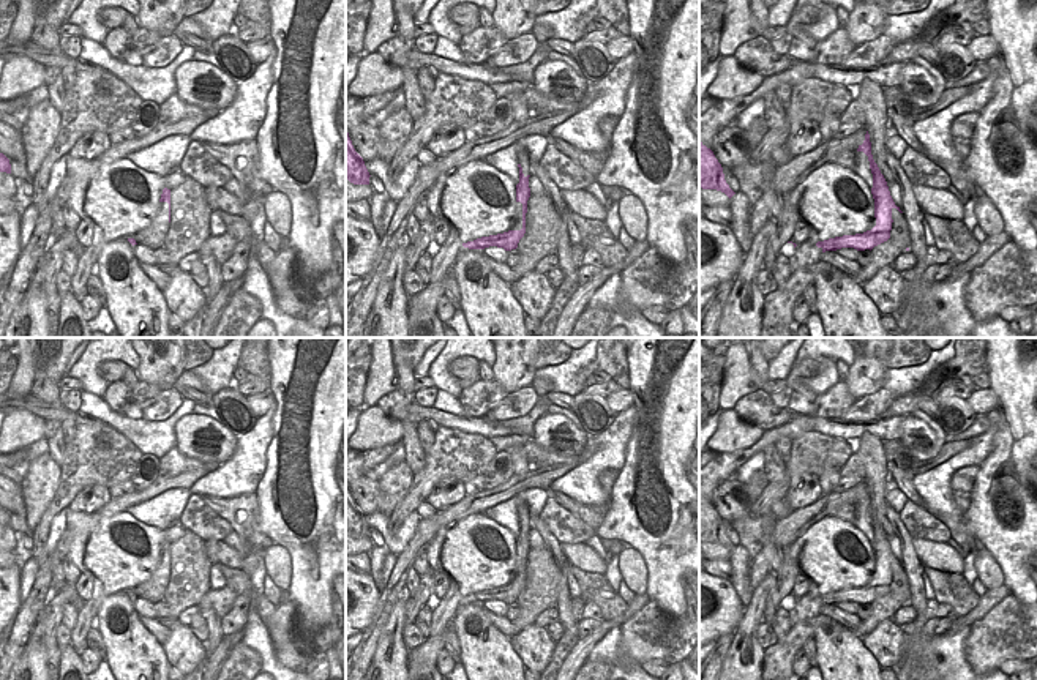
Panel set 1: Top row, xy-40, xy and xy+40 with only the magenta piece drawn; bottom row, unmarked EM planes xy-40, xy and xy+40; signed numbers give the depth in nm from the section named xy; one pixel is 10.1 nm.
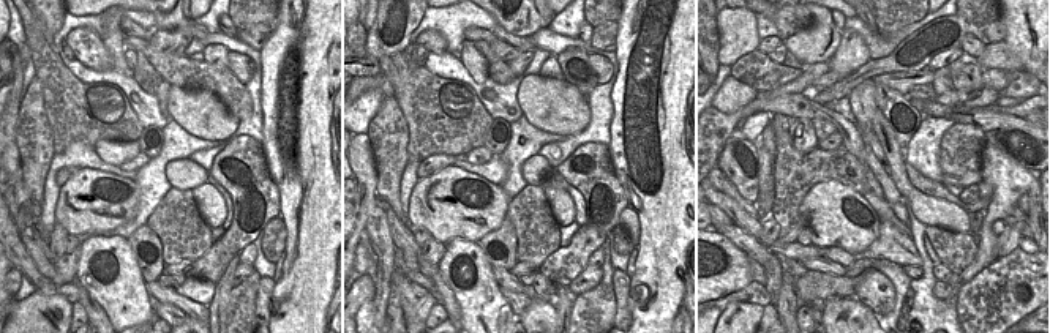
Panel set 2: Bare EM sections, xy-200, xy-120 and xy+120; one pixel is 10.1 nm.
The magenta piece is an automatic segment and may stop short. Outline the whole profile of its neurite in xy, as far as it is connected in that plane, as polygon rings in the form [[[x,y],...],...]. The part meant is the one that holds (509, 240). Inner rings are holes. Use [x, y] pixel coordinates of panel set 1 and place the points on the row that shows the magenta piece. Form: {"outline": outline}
{"outline": [[[518,164],[518,167],[519,167],[519,183],[516,185],[516,202],[522,204],[522,229],[521,230],[508,230],[504,234],[489,235],[489,237],[481,237],[474,241],[462,243],[464,248],[485,249],[489,246],[497,246],[497,248],[504,248],[505,251],[511,251],[511,249],[518,248],[519,240],[526,234],[527,200],[530,197],[530,188],[529,188],[530,175],[526,177],[522,174],[521,164]]]}

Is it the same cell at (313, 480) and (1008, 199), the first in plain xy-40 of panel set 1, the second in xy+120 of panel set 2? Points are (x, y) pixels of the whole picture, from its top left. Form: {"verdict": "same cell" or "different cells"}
{"verdict": "same cell"}

